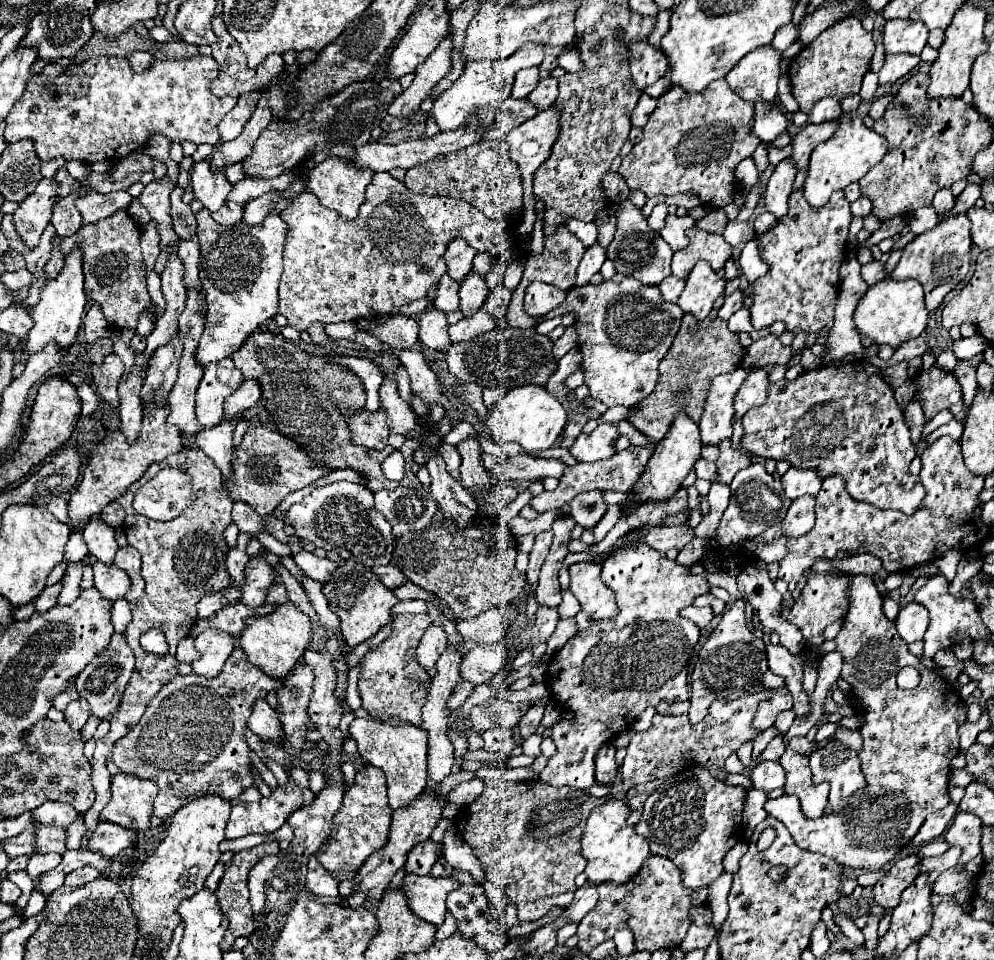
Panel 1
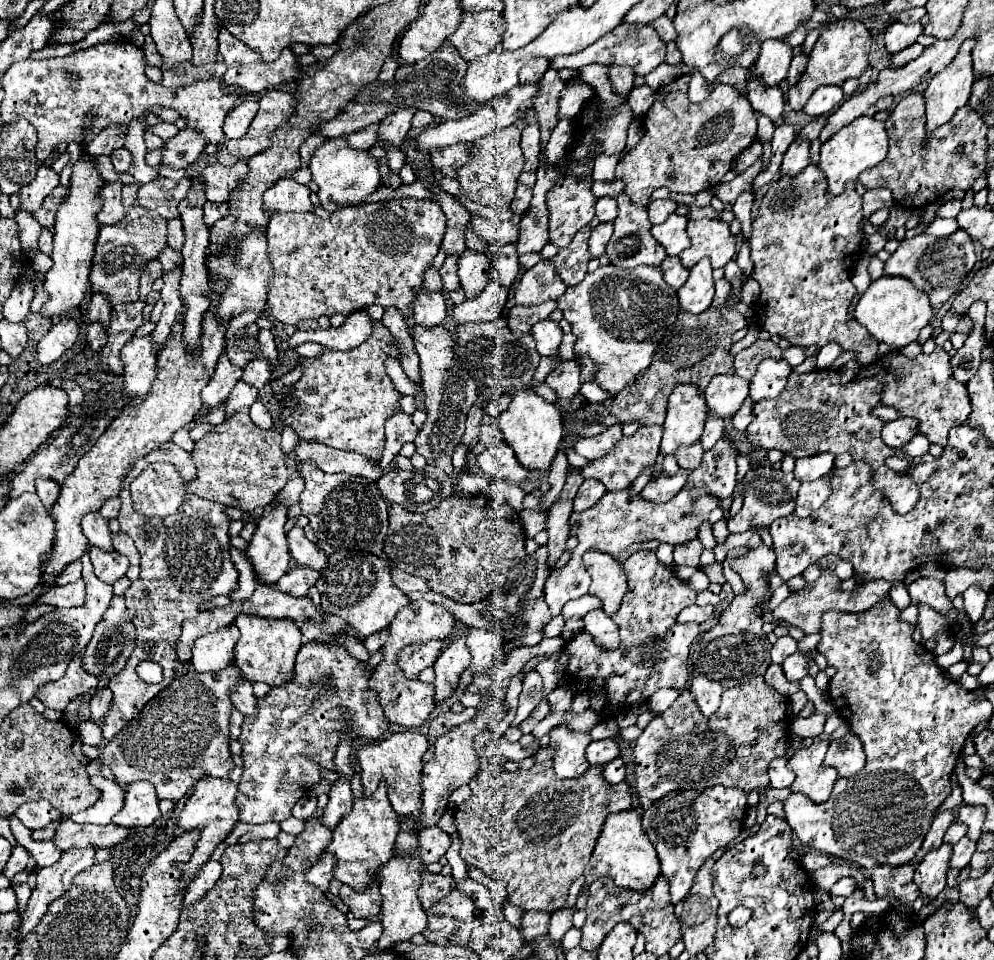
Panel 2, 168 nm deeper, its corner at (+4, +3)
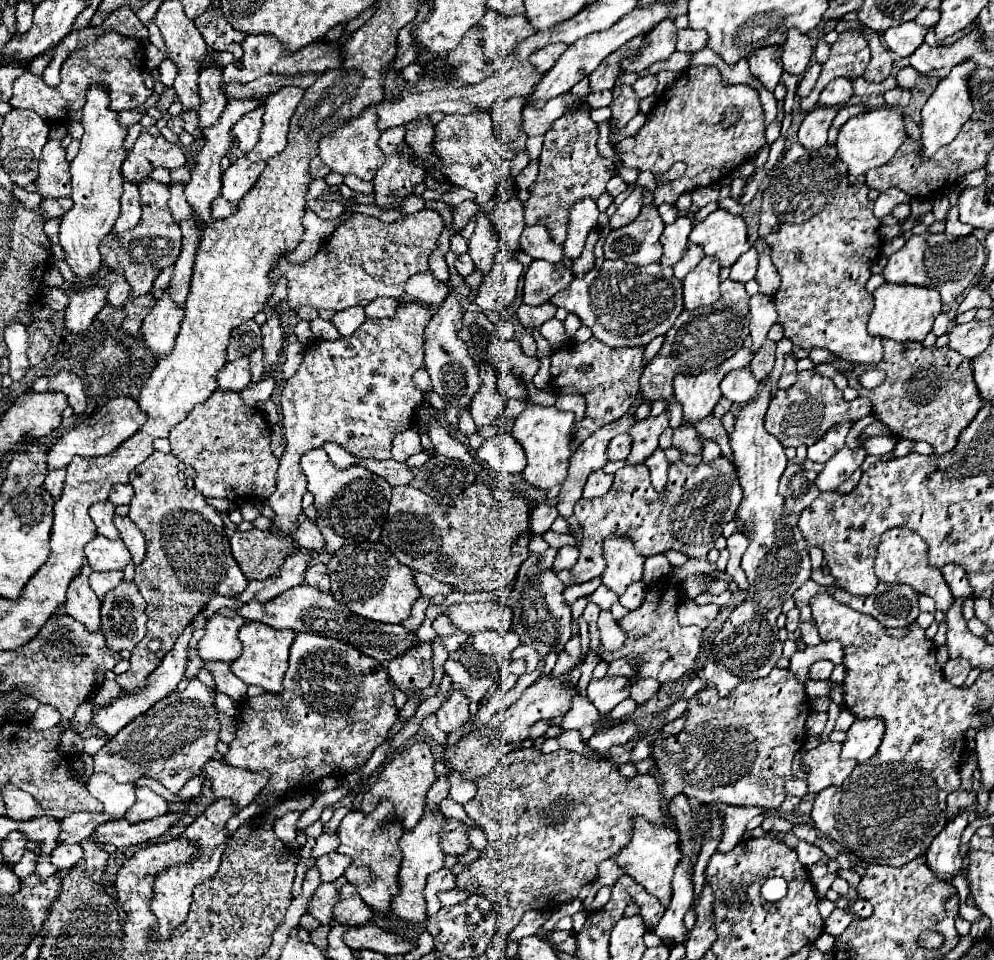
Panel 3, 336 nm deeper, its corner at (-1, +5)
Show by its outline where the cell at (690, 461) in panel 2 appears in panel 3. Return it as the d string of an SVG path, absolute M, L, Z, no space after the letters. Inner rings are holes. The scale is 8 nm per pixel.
M681 426L673 432L673 446L679 452L699 454L703 450L703 436L691 426Z

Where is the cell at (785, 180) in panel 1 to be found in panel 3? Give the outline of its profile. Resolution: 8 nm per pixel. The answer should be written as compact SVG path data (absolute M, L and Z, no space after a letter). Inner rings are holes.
M815 108L811 110L799 128L799 144L807 150L817 150L819 146L825 146L827 142L827 130L835 118L837 110L827 108Z

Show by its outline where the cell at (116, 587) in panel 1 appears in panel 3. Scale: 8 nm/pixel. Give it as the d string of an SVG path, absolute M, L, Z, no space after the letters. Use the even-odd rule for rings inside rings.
M95 536L85 546L85 556L95 572L123 570L131 562L131 554L121 540L109 540L103 536Z

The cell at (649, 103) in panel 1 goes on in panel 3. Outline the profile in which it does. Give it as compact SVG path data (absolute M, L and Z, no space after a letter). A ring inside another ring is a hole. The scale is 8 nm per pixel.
M647 74L643 78L639 78L635 84L633 84L633 90L637 92L637 96L643 100L647 96L653 96L655 94L655 88L657 88L657 78L653 74Z

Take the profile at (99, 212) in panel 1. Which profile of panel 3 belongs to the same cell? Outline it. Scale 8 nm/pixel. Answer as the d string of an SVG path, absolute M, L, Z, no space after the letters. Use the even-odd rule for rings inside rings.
M123 182L123 194L121 194L121 216L115 220L113 232L121 234L129 228L133 228L141 218L141 206L139 206L139 192L137 186L131 182Z

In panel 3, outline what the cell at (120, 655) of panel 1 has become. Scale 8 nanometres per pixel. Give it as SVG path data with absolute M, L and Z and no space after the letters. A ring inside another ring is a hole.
M119 582L119 586L105 594L101 602L101 632L105 636L107 648L113 652L133 650L145 638L145 602L133 582Z

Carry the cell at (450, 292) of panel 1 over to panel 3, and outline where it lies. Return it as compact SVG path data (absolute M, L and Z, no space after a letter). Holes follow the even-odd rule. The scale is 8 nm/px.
M461 254L461 256L457 256L457 260L455 260L455 268L457 268L457 272L459 272L463 278L469 276L469 274L475 270L475 266L473 266L469 254Z

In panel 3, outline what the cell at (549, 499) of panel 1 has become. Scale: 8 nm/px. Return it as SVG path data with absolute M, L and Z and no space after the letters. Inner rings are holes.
M659 414L655 418L645 418L635 422L627 434L631 436L631 452L625 460L625 464L643 464L655 448L659 448L659 436L669 426L667 414Z

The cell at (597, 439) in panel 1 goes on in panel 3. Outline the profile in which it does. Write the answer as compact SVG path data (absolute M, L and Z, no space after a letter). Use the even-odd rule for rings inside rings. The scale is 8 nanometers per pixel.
M619 434L615 436L609 446L607 446L607 458L609 460L625 460L631 448L631 438L627 438L627 434Z

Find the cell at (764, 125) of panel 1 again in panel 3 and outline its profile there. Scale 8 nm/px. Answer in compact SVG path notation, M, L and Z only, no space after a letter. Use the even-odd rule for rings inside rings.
M769 46L765 50L757 50L749 60L749 68L751 68L751 74L769 90L773 92L777 82L779 82L779 76L783 72L783 68L779 66L779 48L777 46Z

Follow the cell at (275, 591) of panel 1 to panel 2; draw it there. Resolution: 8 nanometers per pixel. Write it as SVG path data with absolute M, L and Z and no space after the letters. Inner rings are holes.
M298 566L298 568L292 568L288 570L282 580L278 580L278 588L282 592L288 592L292 596L306 596L308 590L312 586L316 586L320 578L320 572L314 570L314 568L306 568L306 566Z

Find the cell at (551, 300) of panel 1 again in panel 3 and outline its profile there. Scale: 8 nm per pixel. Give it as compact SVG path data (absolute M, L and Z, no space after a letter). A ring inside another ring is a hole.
M533 260L529 270L525 272L523 302L529 306L539 306L543 302L549 302L553 294L565 290L571 282L573 274L563 262Z

